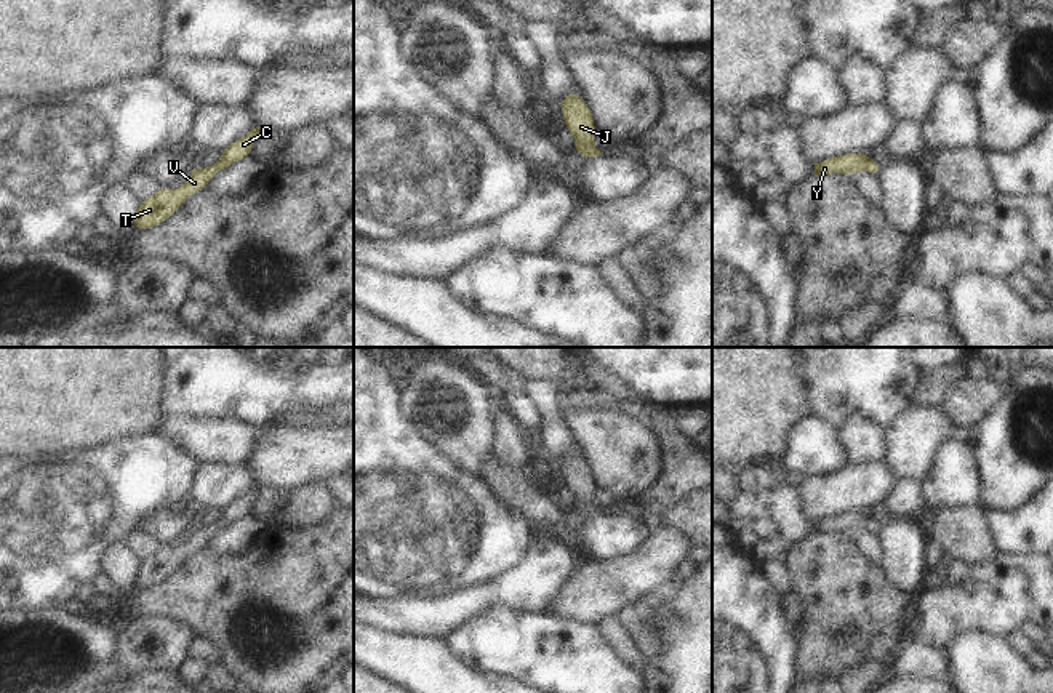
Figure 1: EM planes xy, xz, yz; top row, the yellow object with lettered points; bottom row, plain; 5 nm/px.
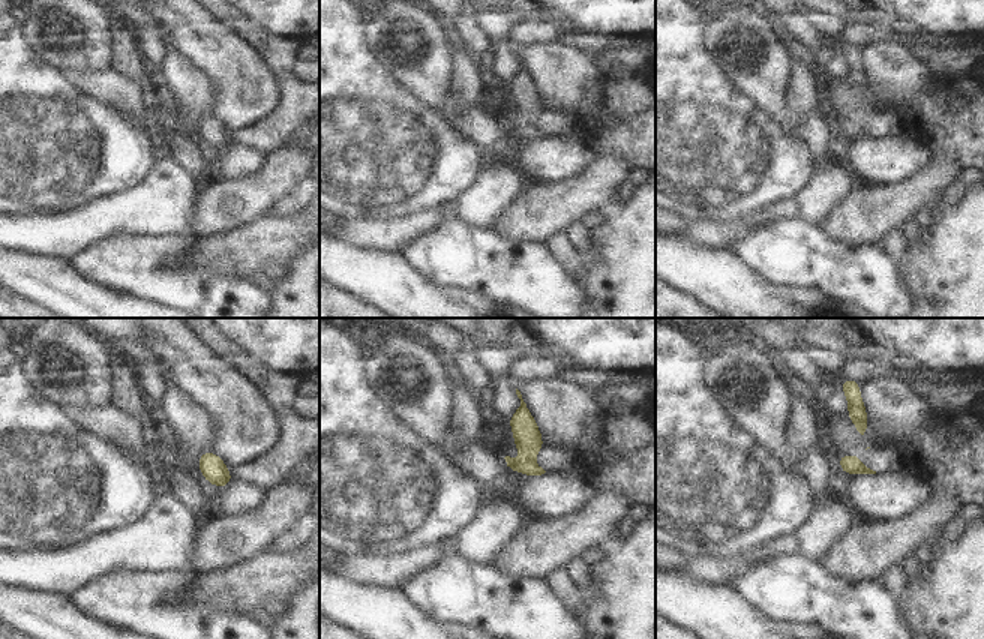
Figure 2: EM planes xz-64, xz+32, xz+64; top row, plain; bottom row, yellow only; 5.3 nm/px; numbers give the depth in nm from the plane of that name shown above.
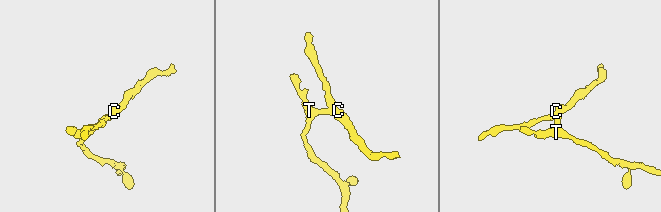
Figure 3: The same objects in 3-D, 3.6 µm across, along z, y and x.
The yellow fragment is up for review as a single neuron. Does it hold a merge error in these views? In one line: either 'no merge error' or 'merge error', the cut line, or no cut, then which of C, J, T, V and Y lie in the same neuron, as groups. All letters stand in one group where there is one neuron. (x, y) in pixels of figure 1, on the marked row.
merge error | xz (575, 140), (594, 148) | C J Y / T V

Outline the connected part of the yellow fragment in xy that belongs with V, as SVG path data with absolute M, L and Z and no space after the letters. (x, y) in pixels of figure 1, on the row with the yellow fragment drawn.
M219 162L208 168L195 166L187 182L176 190L170 190L166 186L160 187L154 195L139 202L133 227L147 230L165 222L190 195L205 189L221 170Z

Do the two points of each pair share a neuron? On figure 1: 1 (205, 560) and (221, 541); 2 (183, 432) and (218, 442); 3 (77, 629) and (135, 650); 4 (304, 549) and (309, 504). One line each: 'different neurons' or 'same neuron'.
1: different neurons
2: same neuron
3: different neurons
4: different neurons

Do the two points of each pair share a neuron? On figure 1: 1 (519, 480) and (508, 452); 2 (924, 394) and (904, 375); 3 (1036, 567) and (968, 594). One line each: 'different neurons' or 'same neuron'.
1: different neurons
2: different neurons
3: same neuron

